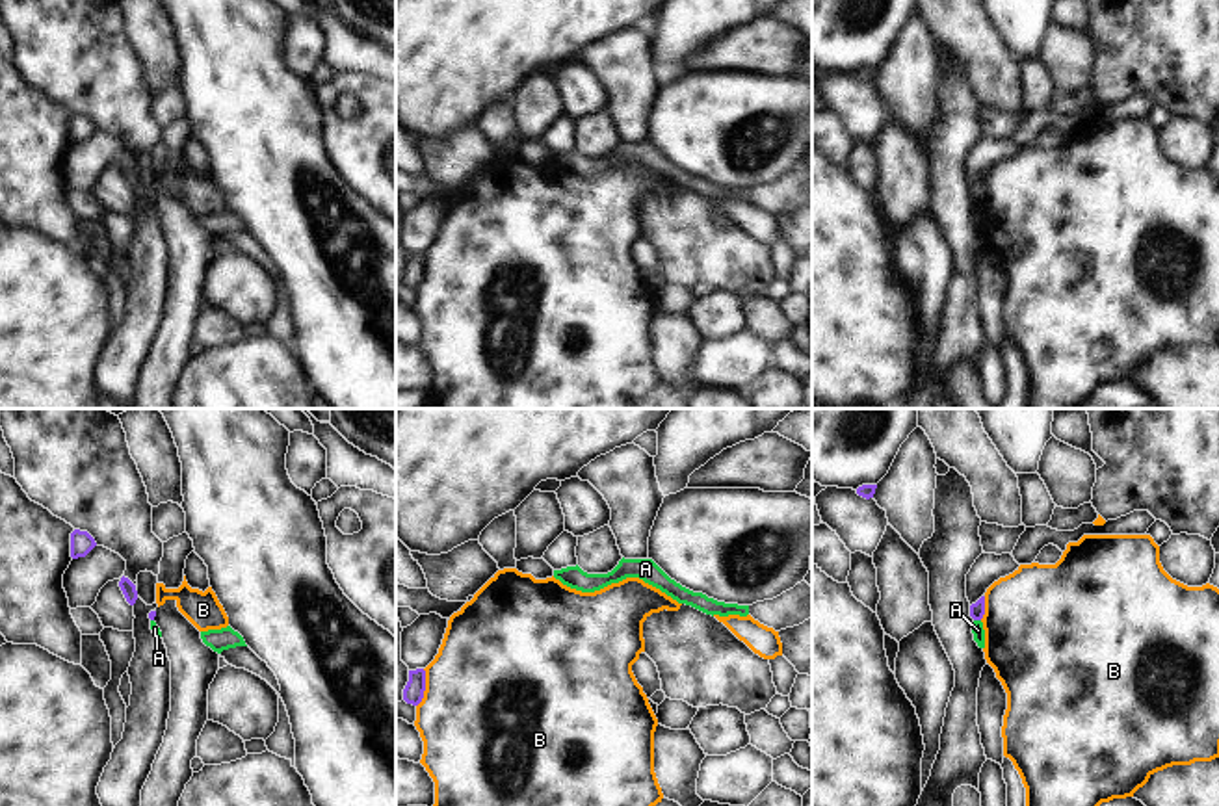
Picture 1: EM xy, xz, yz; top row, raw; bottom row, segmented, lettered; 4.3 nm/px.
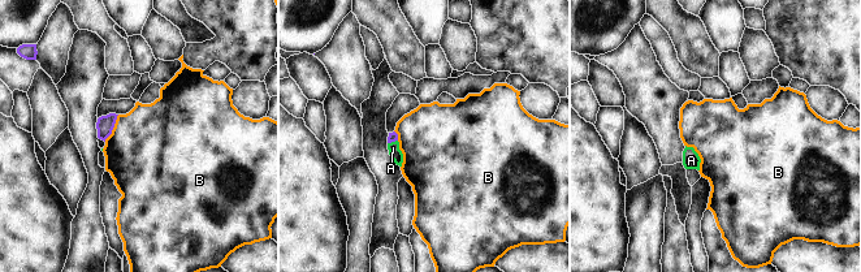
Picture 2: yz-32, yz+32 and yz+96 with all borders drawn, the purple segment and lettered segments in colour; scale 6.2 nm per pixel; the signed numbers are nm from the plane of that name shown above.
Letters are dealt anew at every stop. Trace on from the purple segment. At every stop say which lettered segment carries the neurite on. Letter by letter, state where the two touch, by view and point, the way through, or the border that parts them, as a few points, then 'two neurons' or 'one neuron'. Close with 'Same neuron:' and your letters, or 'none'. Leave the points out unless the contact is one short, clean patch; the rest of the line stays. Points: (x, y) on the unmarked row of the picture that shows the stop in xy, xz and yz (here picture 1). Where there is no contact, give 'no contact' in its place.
A: meets purple in yz at (978, 203); border along yz (974, 203), (980, 205); two neurons
B: meets purple in yz at (983, 192); two neurons
Same neuron: none

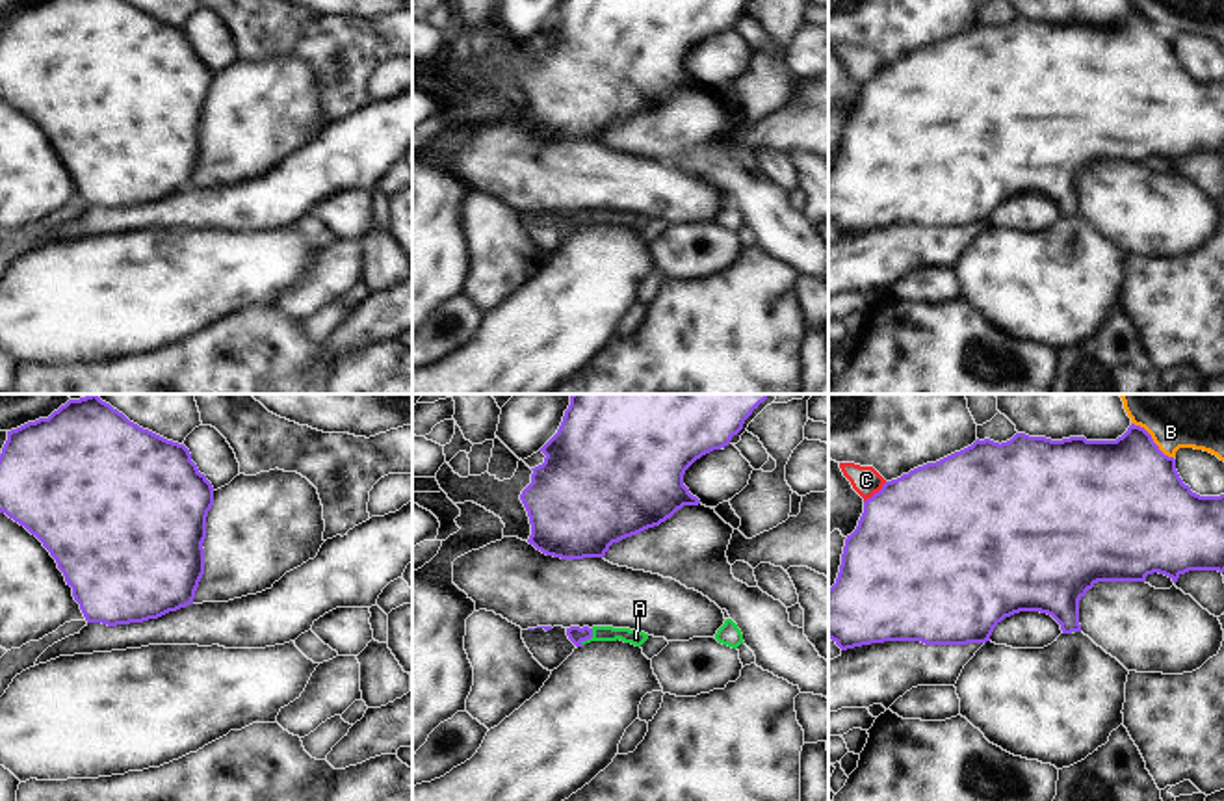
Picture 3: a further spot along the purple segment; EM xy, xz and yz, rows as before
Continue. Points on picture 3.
A: meets purple in xz at (589, 222); runs through xz (576, 218), (589, 222), (636, 222); one neuron
B: meets purple in yz at (1152, 23); border along yz (1132, 6), (1139, 8), (1172, 41); two neurons
C: meets purple in yz at (875, 77); two neurons
Same neuron: A

